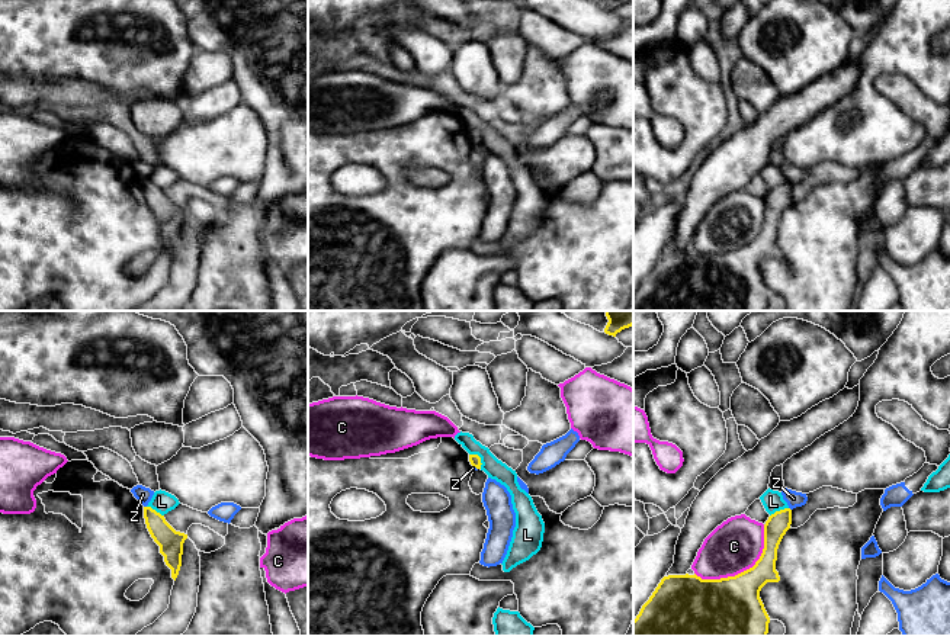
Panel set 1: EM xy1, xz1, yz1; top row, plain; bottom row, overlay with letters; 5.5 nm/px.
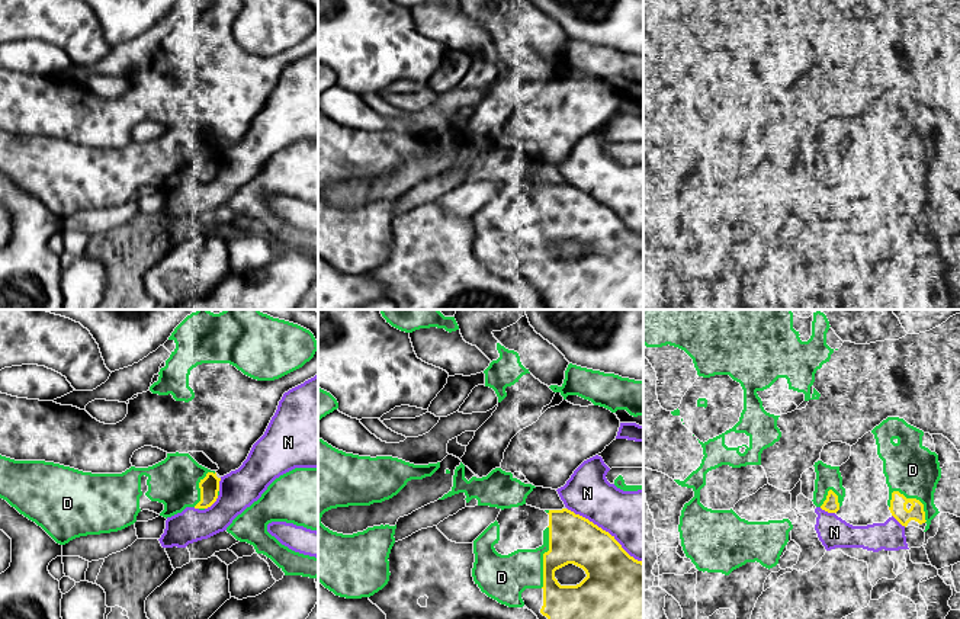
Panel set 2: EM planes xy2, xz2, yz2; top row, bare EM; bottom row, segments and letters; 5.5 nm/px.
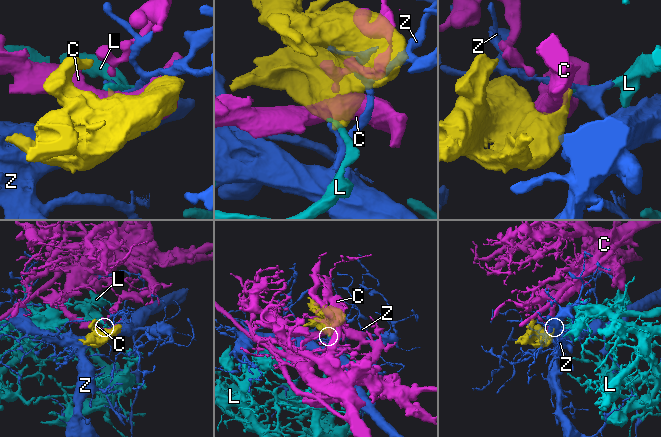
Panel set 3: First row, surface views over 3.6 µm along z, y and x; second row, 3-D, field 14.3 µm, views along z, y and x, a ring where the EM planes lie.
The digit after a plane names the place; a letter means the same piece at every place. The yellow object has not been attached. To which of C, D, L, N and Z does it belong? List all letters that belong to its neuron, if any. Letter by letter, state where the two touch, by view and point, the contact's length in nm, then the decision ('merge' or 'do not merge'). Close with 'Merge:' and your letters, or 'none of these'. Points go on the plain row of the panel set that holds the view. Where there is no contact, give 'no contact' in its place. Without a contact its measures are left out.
C: contact yz1 (744, 246); length 480 nm; do not merge
D: contact yz2 (915, 173); length 260 nm; merge
L: contact xz1 (480, 132); length 110 nm; do not merge
N: contact xz2 (604, 205); length 500 nm; do not merge
Z: contact xz1 (475, 141); length 40 nm; do not merge
Merge: D

